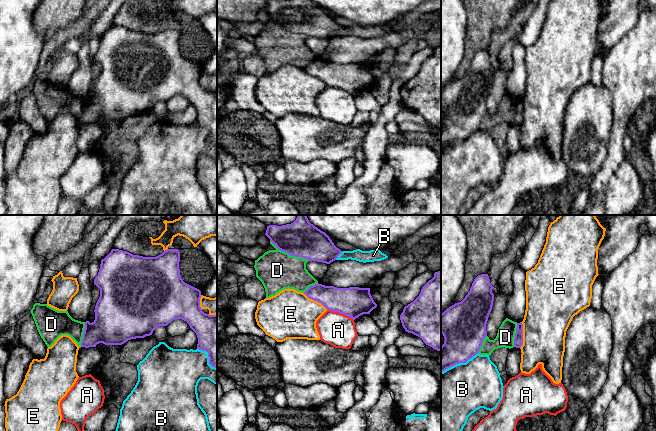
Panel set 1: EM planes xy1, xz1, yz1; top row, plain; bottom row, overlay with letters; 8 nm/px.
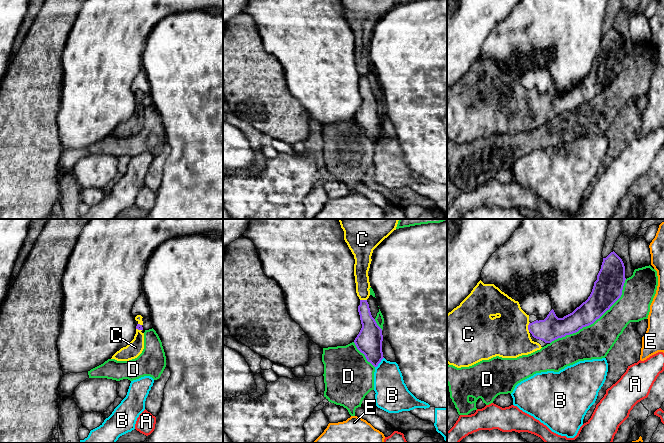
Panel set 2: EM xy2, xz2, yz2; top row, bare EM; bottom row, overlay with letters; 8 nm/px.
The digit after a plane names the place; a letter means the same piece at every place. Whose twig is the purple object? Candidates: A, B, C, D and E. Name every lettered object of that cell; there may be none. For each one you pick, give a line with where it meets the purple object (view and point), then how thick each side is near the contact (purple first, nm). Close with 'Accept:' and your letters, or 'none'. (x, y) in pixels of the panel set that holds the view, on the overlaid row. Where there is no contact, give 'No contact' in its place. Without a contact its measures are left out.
C: Touches purple at yz2 (528, 327). Thickness 190 nm (purple) against 340 nm
Accept: C

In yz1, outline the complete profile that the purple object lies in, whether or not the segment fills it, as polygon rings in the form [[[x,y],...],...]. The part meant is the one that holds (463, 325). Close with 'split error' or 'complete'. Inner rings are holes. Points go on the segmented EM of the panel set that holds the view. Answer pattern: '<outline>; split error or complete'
[[[488,274],[478,275],[465,298],[441,314],[441,333],[445,339],[441,346],[441,372],[478,354],[487,336],[493,288]]]; complete

